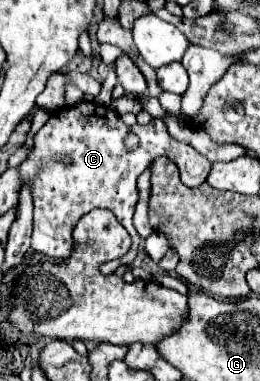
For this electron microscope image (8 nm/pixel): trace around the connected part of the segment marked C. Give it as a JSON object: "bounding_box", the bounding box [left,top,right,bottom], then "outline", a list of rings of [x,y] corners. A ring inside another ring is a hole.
{"bounding_box":[21,104,211,274],"outline":[[[83,104],[85,112],[75,108],[61,108],[51,114],[49,122],[37,132],[35,148],[29,158],[21,164],[21,174],[31,182],[33,196],[33,240],[31,252],[39,252],[43,256],[55,260],[67,260],[73,250],[73,228],[79,218],[93,208],[105,208],[115,214],[119,222],[123,222],[125,230],[131,234],[131,258],[111,260],[100,266],[102,274],[111,274],[119,266],[129,264],[137,256],[139,234],[133,228],[133,212],[137,204],[137,176],[151,164],[151,160],[159,156],[167,156],[179,166],[181,182],[189,188],[203,184],[211,162],[199,154],[193,146],[175,140],[163,120],[153,120],[147,126],[135,124],[127,128],[117,112],[109,106]],[[127,132],[135,132],[139,136],[139,148],[135,152],[127,152],[123,146],[123,138]],[[61,158],[71,158],[71,166],[65,166]]]}

